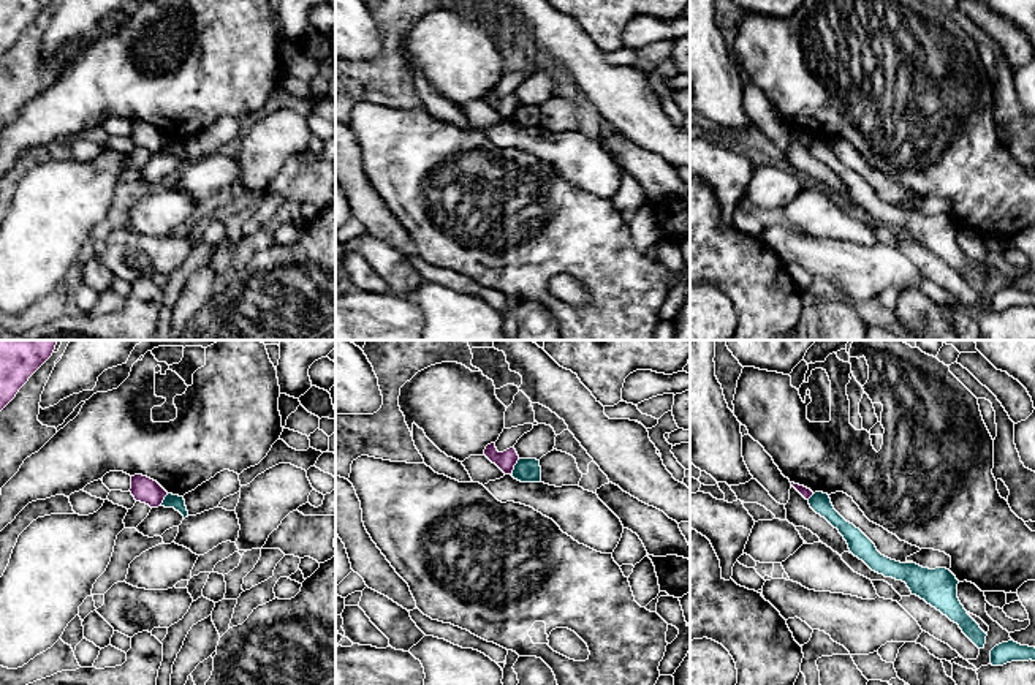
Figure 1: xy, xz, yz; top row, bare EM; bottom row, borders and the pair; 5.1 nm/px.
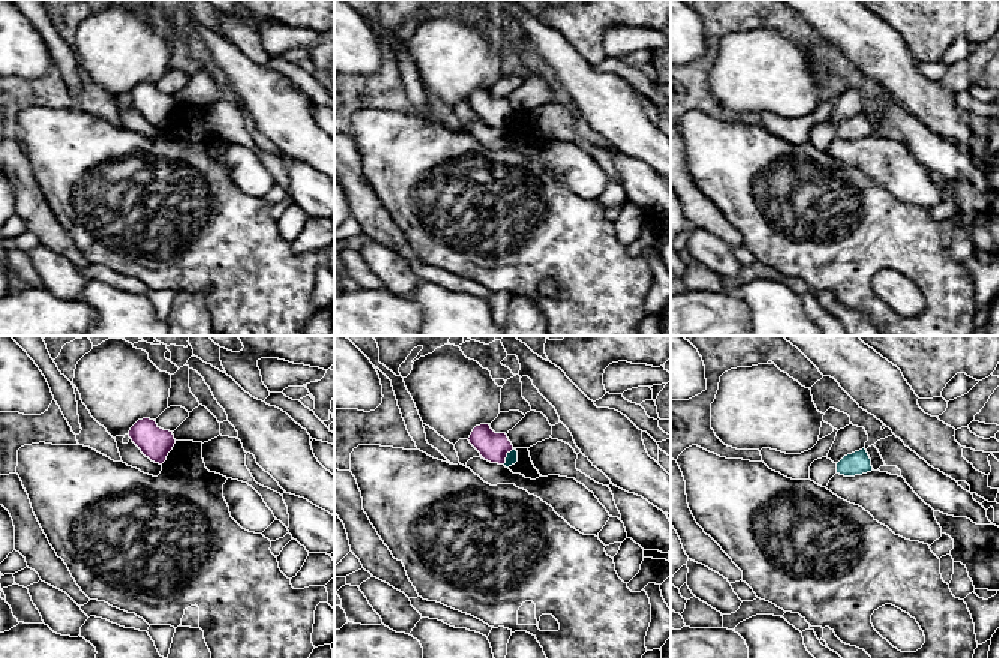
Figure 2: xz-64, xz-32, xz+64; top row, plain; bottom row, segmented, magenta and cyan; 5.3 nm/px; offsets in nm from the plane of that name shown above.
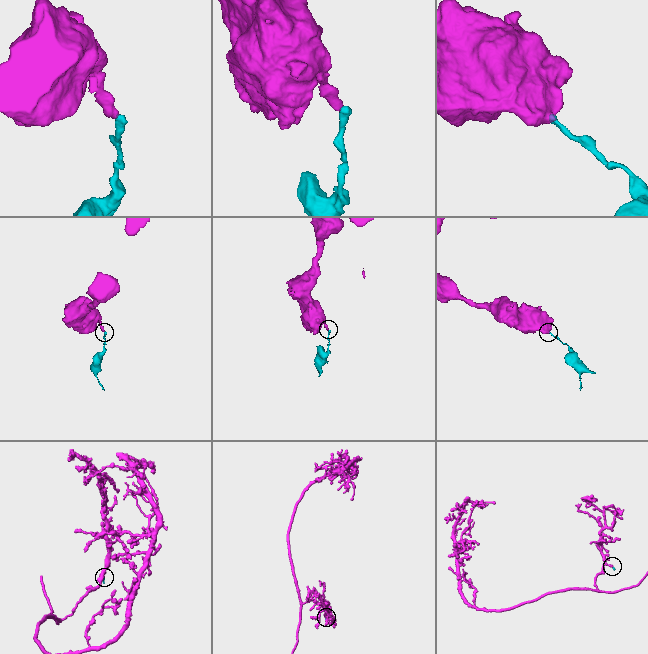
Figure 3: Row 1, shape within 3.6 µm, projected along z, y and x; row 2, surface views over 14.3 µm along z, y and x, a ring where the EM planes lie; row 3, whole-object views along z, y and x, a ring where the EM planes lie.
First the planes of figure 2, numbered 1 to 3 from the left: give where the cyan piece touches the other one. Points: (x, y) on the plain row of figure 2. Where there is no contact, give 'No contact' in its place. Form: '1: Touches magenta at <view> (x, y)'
1: No contact
2: Touches magenta at xz-32 (506, 120)
3: No contact

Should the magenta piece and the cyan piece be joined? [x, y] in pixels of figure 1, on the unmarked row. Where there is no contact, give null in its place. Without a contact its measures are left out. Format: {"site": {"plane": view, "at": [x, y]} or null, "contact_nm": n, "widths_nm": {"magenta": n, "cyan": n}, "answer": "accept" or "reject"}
{"site": {"plane": "xz", "at": [513, 113]}, "contact_nm": 100, "widths_nm": {"magenta": 100, "cyan": 130}, "answer": "reject"}

